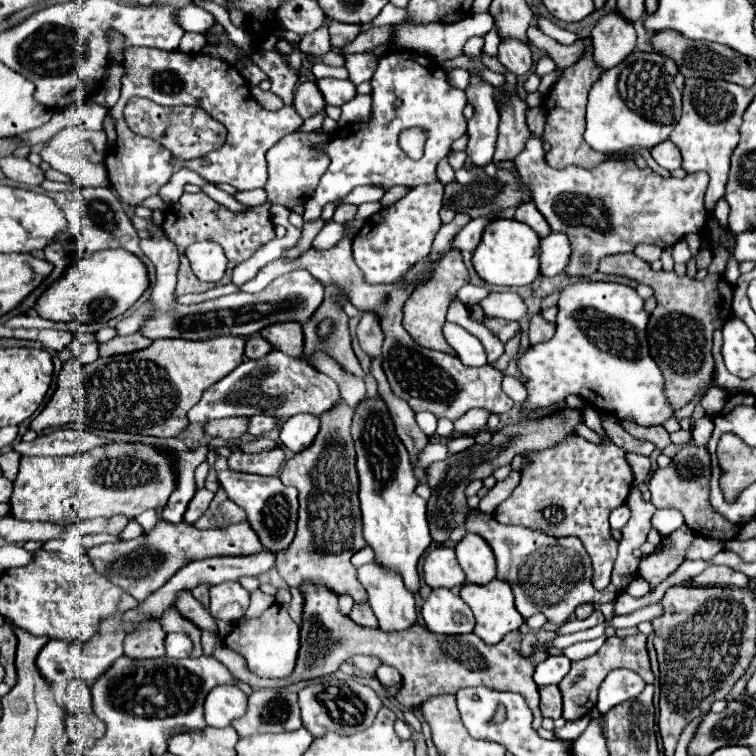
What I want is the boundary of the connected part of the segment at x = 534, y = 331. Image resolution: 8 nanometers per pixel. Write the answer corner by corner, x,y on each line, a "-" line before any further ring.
540,312
530,316
530,344
538,344
550,340
554,336
554,324
546,322

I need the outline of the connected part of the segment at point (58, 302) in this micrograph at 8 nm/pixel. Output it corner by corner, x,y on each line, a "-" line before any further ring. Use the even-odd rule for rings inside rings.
100,250
90,258
72,264
68,272
52,284
38,300
36,310
42,318
54,322
76,320
80,324
106,324
122,316
150,286
146,264
126,250

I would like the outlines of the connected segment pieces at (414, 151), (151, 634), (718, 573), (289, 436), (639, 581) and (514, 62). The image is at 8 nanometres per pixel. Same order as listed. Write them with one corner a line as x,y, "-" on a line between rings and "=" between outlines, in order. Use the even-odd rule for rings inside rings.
412,128
412,130
406,130
400,134
400,146
414,160
422,158
424,142
426,142
426,132
422,132
422,128
=
144,622
140,628
130,632
124,640
124,654
132,656
134,660
144,658
160,658
166,654
164,650
166,632
162,630
160,622
=
708,566
702,576
692,578
694,584
698,586
736,586
736,588
746,588
748,586
748,576
732,570
730,566
=
298,414
286,420
280,428
280,442
292,452
302,452
312,444
320,428
320,418
=
636,576
636,578
628,584
626,592
628,592
630,596
636,596
636,598
646,596
646,594
648,594
648,582
646,582
642,576
=
502,38
498,46
498,60
516,76
524,76
532,68
532,56
528,42
514,40
514,38

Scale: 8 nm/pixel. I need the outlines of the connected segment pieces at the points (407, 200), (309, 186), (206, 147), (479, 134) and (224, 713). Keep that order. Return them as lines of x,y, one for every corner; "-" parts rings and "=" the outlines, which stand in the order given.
438,180
434,184
410,188
410,192
396,204
382,208
366,220
352,242
352,256
368,284
392,284
400,280
416,262
428,256
432,240
442,226
438,216
442,208
442,190
444,186
=
292,132
268,150
268,154
266,154
268,172
270,172
270,178
266,184
268,202
290,206
292,200
302,202
308,196
312,196
314,188
318,186
320,176
326,172
326,168
330,164
330,158
324,152
318,152
318,148
314,148
314,144
326,144
328,138
330,138
328,134
320,134
320,132
312,132
312,134
=
132,98
124,108
124,120
134,134
156,140
180,160
203,157
216,148
220,148
226,140
226,128
198,106
166,108
146,98
=
470,74
470,84
466,86
466,96
468,96
468,104
472,104
474,108
474,116
468,120
468,148
466,154
472,158
474,164
478,166
486,166
492,162
494,150
496,150
496,136
498,136
498,106
494,100
494,86
488,84
484,78
=
218,686
214,688
204,702
206,722
214,728
226,728
232,720
238,720
246,714
248,696
238,686

